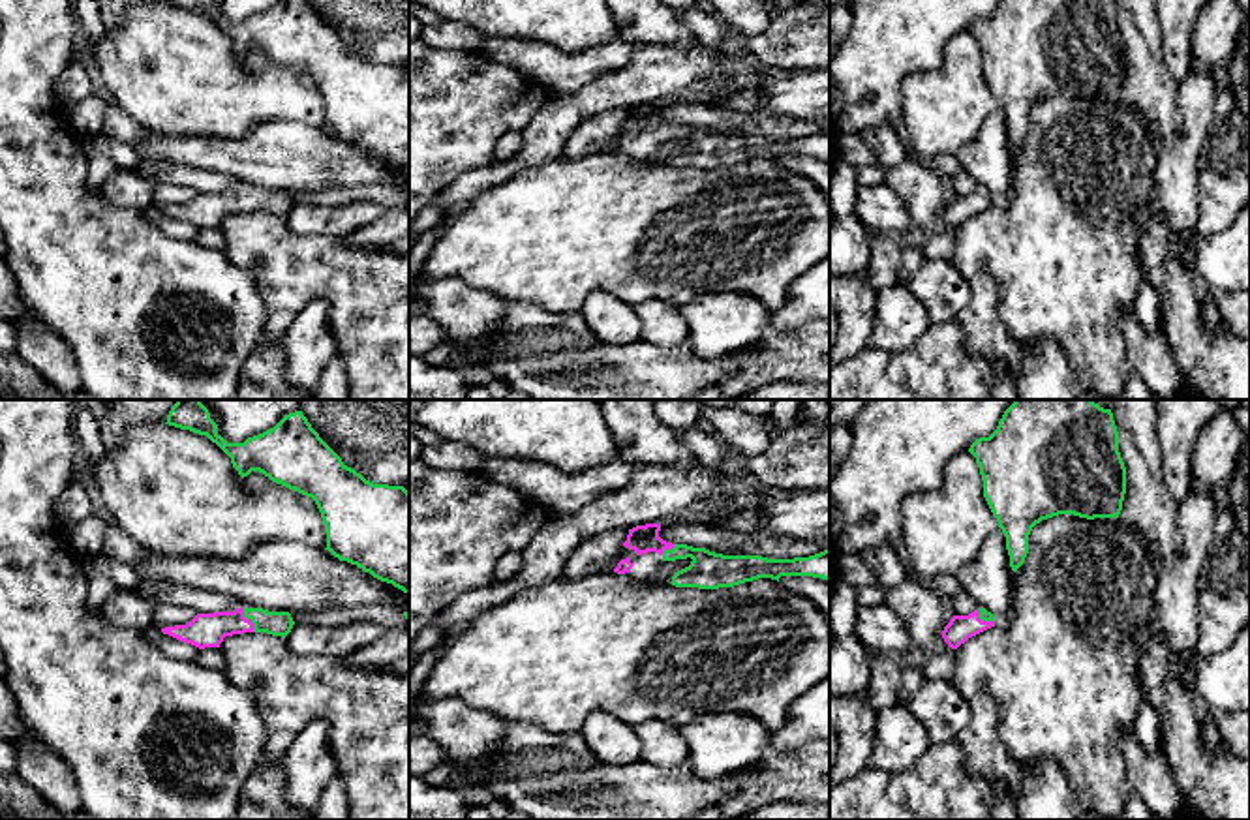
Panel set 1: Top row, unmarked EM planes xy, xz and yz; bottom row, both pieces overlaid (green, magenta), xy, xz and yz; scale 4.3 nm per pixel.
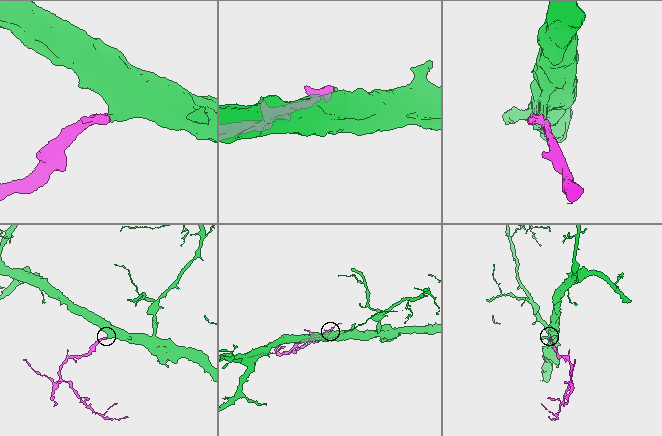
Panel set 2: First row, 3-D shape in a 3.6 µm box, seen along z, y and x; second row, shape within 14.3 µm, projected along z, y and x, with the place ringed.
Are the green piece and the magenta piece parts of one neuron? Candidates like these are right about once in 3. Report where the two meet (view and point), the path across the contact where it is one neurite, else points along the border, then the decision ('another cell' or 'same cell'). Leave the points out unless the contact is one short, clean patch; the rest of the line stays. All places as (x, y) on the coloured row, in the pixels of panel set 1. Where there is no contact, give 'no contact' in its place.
xy (248, 618) | across xy (278, 623), (248, 618), (203, 631) | same cell

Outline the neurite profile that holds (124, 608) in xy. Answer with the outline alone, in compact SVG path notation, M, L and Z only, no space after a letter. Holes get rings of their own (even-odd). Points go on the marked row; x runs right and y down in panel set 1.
M116 587L101 606L103 619L116 629L145 629L152 625L156 600L139 587Z

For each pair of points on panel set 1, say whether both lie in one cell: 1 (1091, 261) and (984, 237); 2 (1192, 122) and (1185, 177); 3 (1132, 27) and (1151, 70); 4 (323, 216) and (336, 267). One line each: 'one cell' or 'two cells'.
1: one cell
2: one cell
3: one cell
4: two cells

